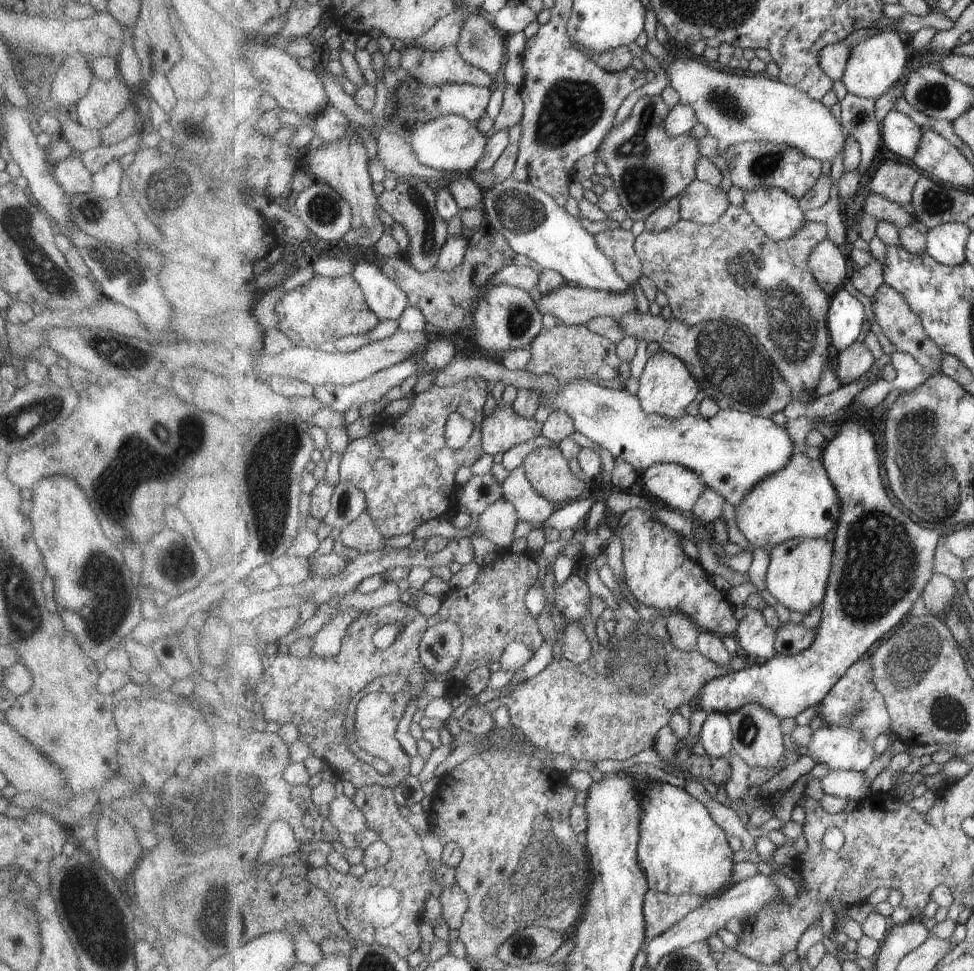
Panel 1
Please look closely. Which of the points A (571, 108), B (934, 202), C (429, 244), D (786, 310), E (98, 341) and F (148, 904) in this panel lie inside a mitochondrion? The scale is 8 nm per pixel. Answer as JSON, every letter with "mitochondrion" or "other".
{"A":"mitochondrion","B":"mitochondrion","C":"mitochondrion","D":"mitochondrion","E":"other","F":"other"}

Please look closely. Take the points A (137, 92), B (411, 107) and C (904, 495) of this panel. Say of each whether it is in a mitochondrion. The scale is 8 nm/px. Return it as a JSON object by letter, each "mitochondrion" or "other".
{"A":"other","B":"mitochondrion","C":"mitochondrion"}

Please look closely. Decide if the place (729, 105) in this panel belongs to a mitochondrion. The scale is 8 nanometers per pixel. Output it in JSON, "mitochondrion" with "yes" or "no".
{"mitochondrion":"yes"}

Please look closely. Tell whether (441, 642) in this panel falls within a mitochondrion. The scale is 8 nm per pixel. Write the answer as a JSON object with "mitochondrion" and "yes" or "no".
{"mitochondrion":"no"}

